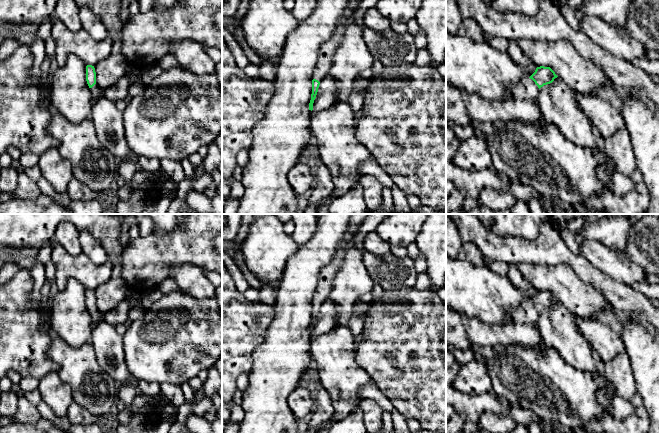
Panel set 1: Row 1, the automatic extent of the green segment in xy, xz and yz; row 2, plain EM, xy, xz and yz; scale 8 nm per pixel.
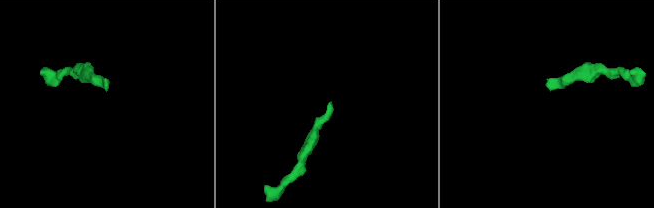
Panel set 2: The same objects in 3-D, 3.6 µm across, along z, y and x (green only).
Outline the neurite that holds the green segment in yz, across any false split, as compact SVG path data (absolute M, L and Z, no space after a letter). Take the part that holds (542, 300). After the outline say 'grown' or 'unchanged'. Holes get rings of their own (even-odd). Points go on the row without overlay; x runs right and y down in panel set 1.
M537 291L530 301L524 301L521 305L506 314L508 324L536 324L539 313L550 308L558 300L550 291Z; grown

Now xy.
M92 289L86 290L86 305L95 324L104 319L104 316L96 308L96 296Z; grown

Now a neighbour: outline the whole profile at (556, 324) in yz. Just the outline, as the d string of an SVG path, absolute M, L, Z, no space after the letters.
M559 302L539 313L537 327L546 347L554 348L563 360L592 376L600 375L586 339L578 331L574 316Z

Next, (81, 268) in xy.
M57 242L53 244L51 260L56 267L54 283L58 291L65 289L70 279L79 281L86 289L95 290L108 282L112 275L113 266L110 259L102 265L97 265L83 253L70 255Z

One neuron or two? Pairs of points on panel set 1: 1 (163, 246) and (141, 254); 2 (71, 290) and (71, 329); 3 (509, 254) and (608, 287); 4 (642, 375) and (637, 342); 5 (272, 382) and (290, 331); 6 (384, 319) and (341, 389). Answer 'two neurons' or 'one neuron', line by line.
1: one neuron
2: one neuron
3: one neuron
4: one neuron
5: one neuron
6: two neurons

